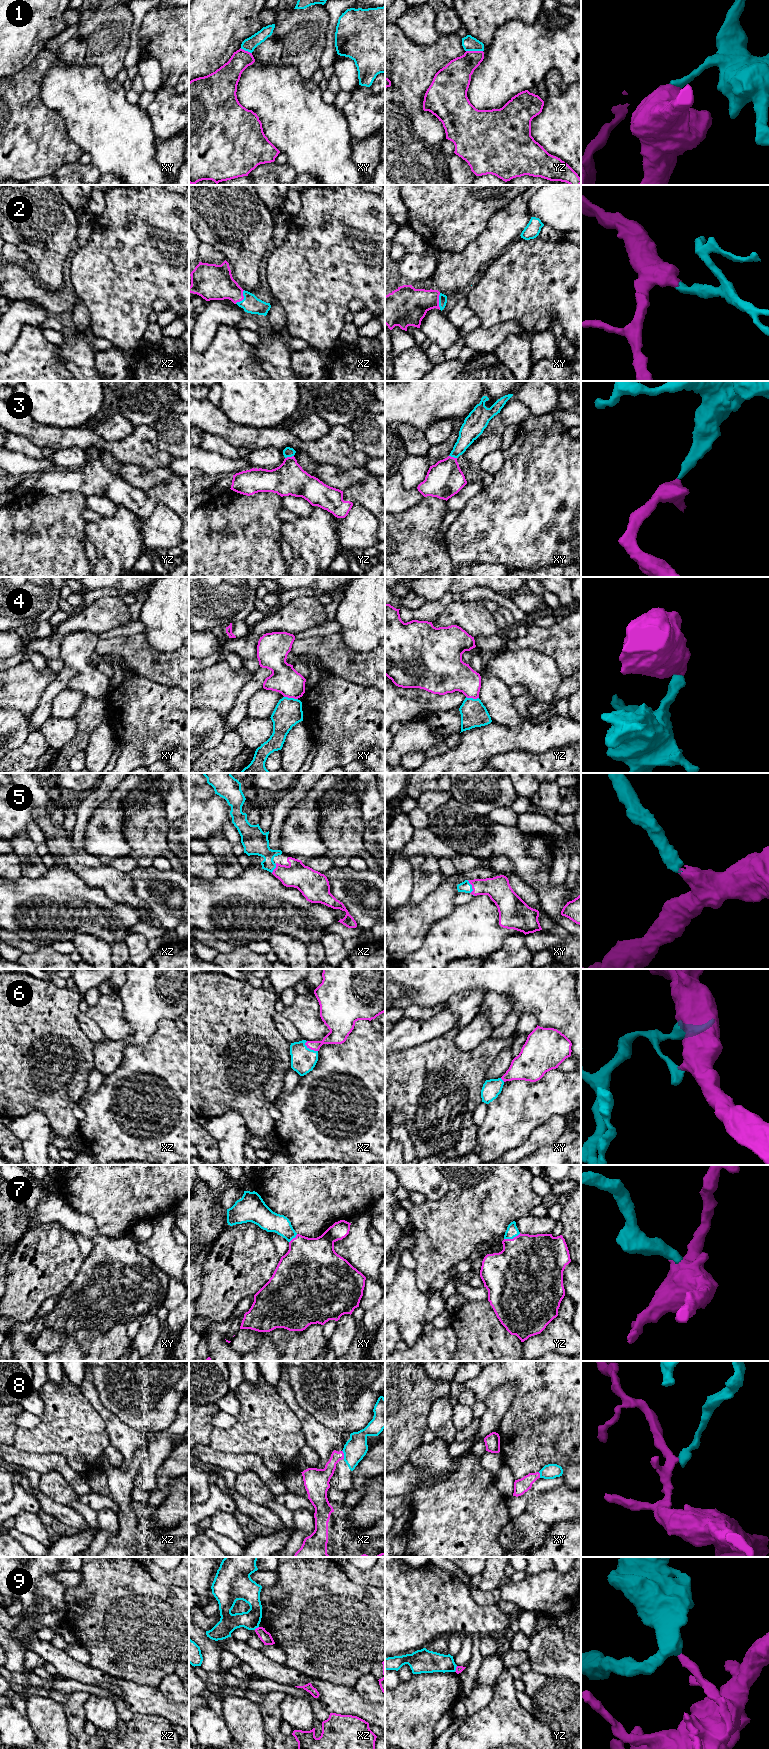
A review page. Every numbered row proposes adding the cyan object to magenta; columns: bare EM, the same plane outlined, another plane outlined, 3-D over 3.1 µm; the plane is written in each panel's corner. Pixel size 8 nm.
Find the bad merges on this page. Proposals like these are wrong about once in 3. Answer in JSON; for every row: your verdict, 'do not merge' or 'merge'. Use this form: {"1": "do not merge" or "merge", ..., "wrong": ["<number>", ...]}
{"1": "do not merge", "2": "merge", "3": "merge", "4": "do not merge", "5": "merge", "6": "merge", "7": "merge", "8": "do not merge", "9": "do not merge", "wrong": ["1", "4", "8", "9"]}

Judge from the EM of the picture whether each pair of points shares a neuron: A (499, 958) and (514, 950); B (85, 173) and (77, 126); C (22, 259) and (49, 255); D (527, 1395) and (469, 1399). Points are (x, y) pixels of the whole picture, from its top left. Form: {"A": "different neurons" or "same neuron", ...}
{"A": "same neuron", "B": "different neurons", "C": "different neurons", "D": "different neurons"}

